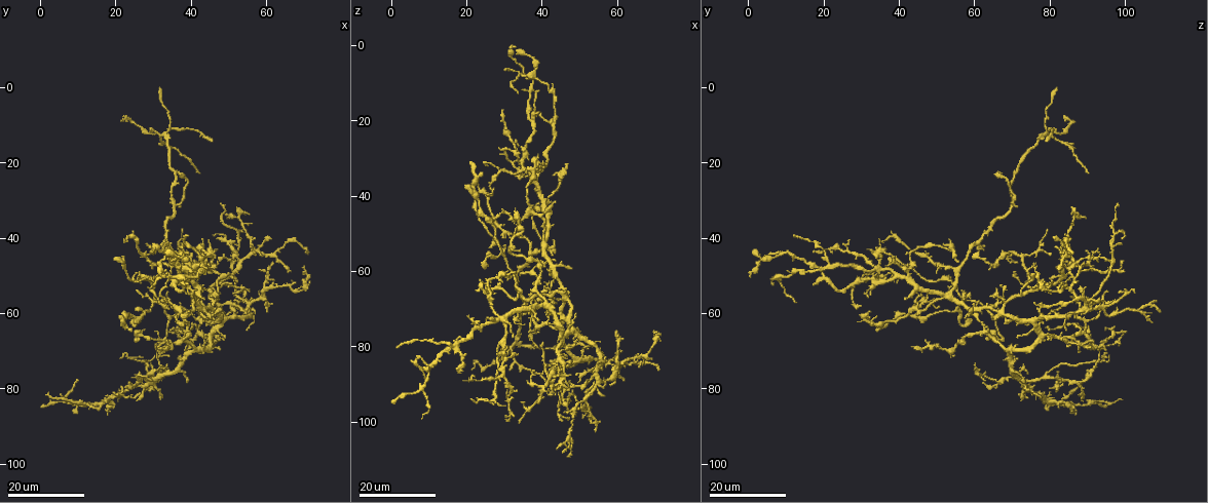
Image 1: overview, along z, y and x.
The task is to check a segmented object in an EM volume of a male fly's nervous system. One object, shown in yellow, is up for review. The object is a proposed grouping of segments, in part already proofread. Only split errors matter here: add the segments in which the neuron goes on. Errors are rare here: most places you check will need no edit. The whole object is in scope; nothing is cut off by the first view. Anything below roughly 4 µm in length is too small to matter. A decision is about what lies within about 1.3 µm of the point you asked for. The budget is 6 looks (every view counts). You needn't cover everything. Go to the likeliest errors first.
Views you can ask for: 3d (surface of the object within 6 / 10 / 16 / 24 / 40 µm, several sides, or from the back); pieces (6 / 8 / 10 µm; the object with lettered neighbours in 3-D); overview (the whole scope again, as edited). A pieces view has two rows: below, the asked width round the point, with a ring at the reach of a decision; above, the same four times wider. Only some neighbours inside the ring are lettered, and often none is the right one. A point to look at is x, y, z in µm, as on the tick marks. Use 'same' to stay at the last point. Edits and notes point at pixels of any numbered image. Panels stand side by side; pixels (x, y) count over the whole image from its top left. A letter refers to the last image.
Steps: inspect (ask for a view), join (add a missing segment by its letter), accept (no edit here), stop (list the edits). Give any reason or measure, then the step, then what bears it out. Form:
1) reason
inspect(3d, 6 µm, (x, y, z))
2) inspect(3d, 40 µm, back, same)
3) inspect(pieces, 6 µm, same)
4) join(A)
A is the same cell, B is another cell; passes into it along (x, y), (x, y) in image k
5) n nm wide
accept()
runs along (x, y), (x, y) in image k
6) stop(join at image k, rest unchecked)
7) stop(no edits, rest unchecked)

inspect(3d, 16 µm, (39.5, 39.0, 12.0))

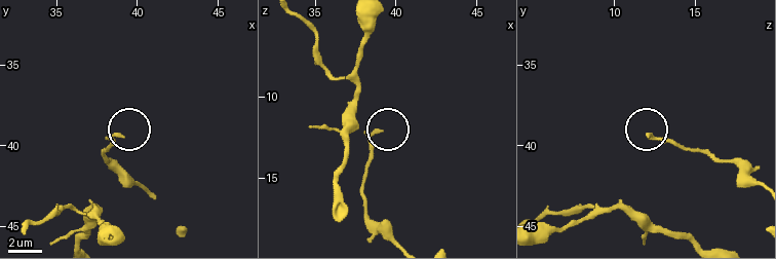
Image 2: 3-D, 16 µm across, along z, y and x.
inspect(pieces, 6 µm, (39.0, 39.3, 12.1))

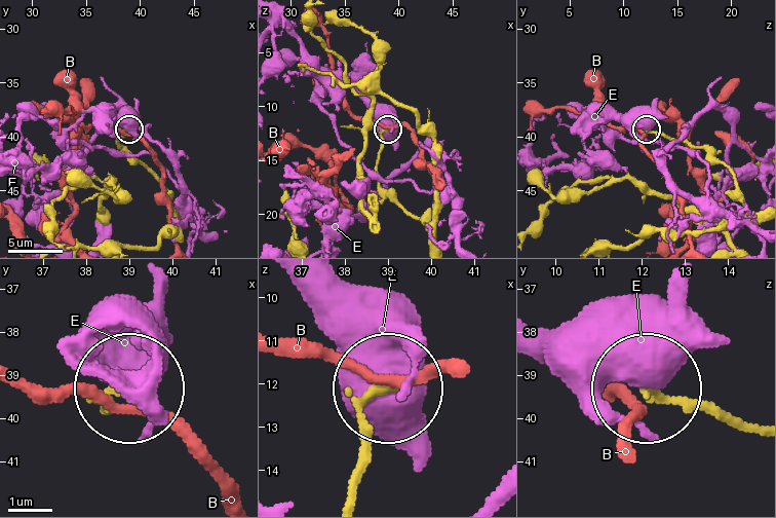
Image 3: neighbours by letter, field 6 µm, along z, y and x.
accept()
B and E are other cells; runs along (352, 495), (356, 430), (386, 389) in image 3; none of them fits

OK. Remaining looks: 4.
free end
inspect(3d, 16 µm, (47.5, 45.5, 92.5))

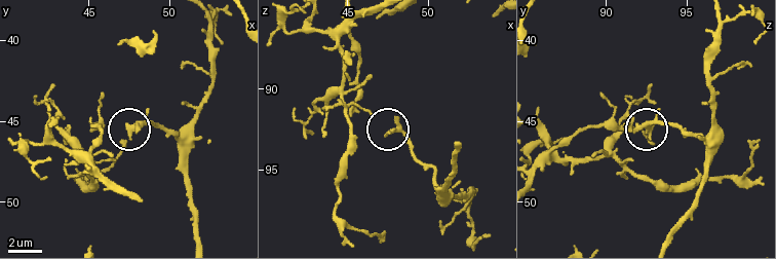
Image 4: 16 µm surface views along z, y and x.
inspect(pieces, 10 µm, (48.1, 45.6, 91.8))

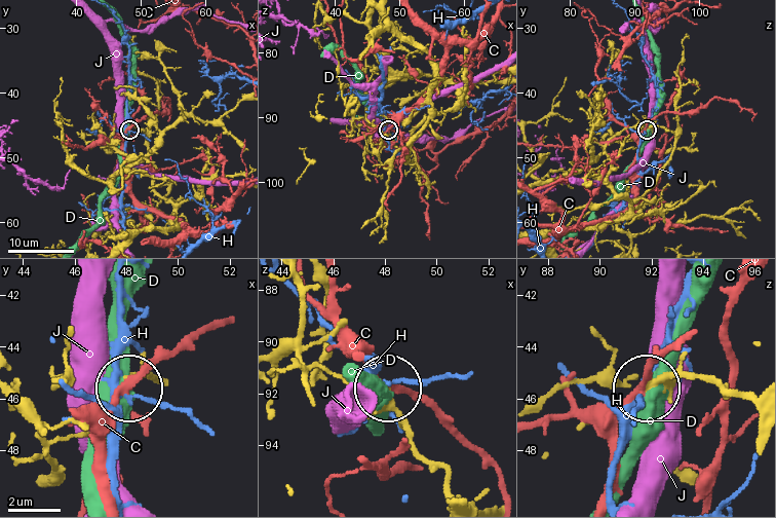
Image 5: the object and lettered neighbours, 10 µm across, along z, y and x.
240 nm wide
accept()
C, D, H and J are other cells; none of them fits

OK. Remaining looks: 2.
free end
inspect(3d, 16 µm, (60.0, 49.0, 85.5))

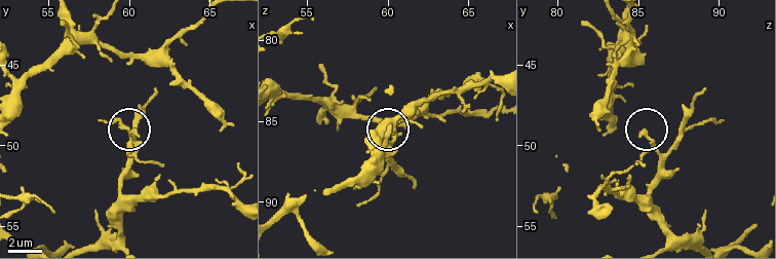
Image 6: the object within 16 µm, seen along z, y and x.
inspect(pieces, 6 µm, (60.3, 49.0, 85.5))

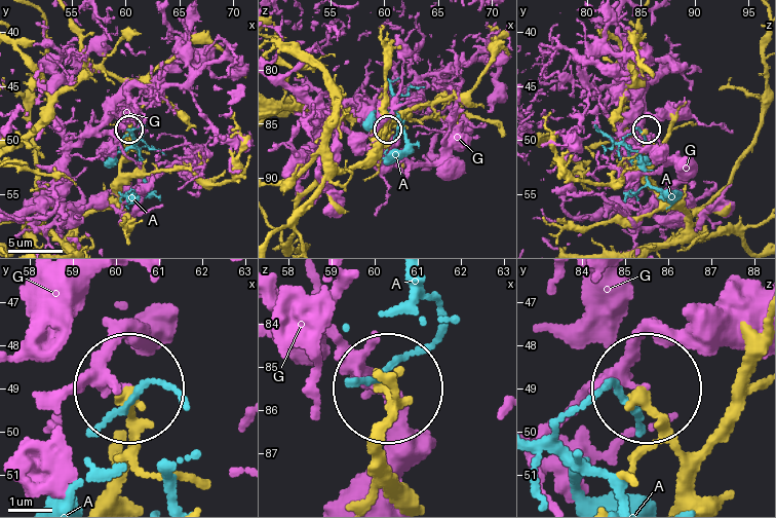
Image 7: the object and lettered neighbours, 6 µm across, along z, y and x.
accept()
A and G are other cells; runs along (675, 494), (680, 460), (647, 387) in image 7; no lettered segment goes on from it

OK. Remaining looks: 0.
stop(no edits, rest unchecked)

